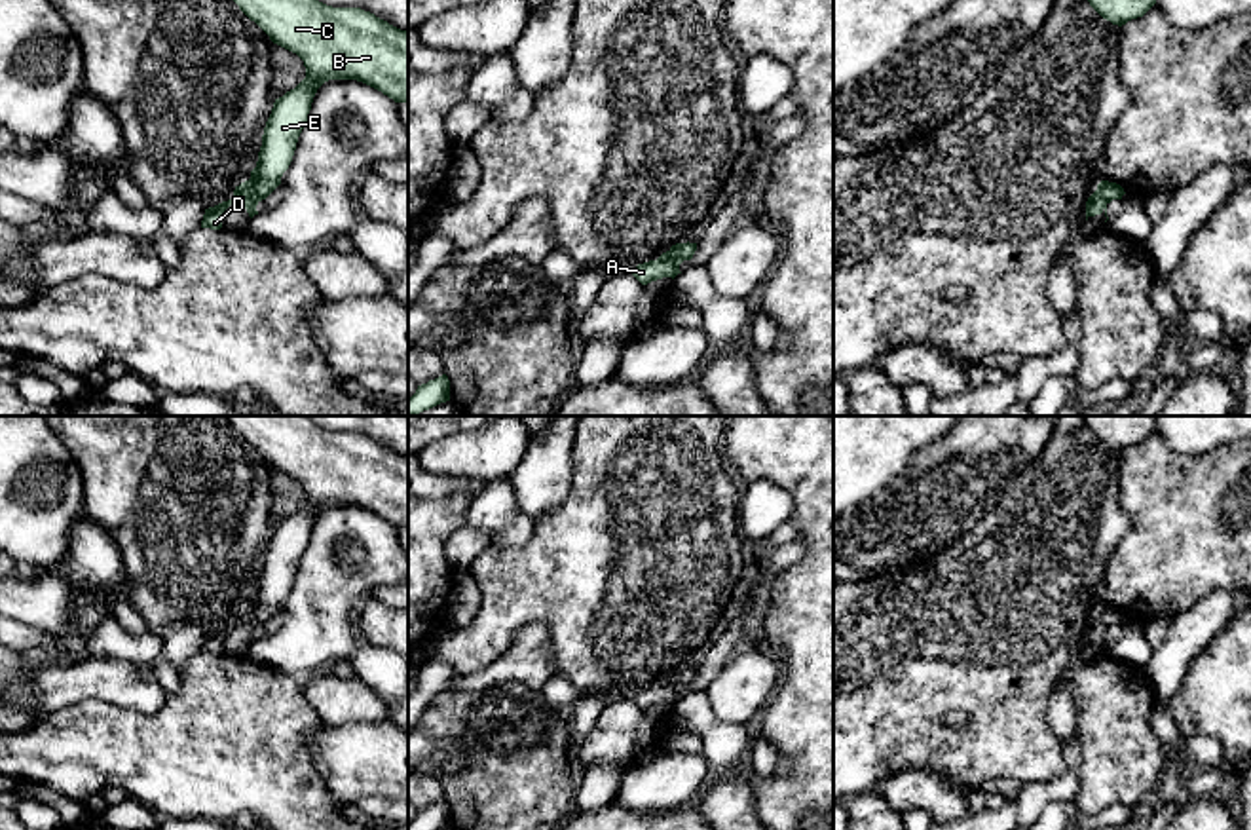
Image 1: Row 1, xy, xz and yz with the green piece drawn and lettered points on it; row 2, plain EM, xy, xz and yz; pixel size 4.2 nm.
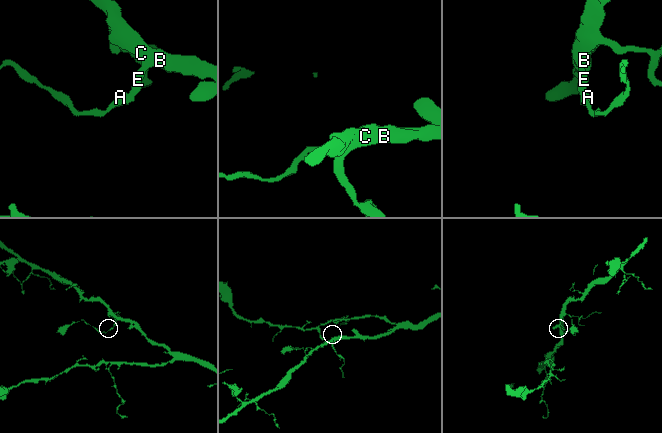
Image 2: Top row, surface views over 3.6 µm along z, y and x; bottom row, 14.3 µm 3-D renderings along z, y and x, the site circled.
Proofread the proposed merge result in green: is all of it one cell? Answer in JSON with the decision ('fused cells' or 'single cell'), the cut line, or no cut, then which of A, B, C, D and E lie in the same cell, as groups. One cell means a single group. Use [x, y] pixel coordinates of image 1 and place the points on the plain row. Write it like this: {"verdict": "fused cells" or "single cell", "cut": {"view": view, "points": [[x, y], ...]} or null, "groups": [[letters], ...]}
{"verdict": "fused cells", "cut": {"view": "xy", "points": [[249, 604], [253, 620], [228, 629]]}, "groups": [["A", "D"], ["B", "C", "E"]]}

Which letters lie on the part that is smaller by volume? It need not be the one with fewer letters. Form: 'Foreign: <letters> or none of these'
Foreign: A, D

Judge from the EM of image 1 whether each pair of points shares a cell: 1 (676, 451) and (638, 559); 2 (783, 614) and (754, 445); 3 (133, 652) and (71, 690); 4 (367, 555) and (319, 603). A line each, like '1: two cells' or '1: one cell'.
1: one cell
2: one cell
3: two cells
4: one cell

